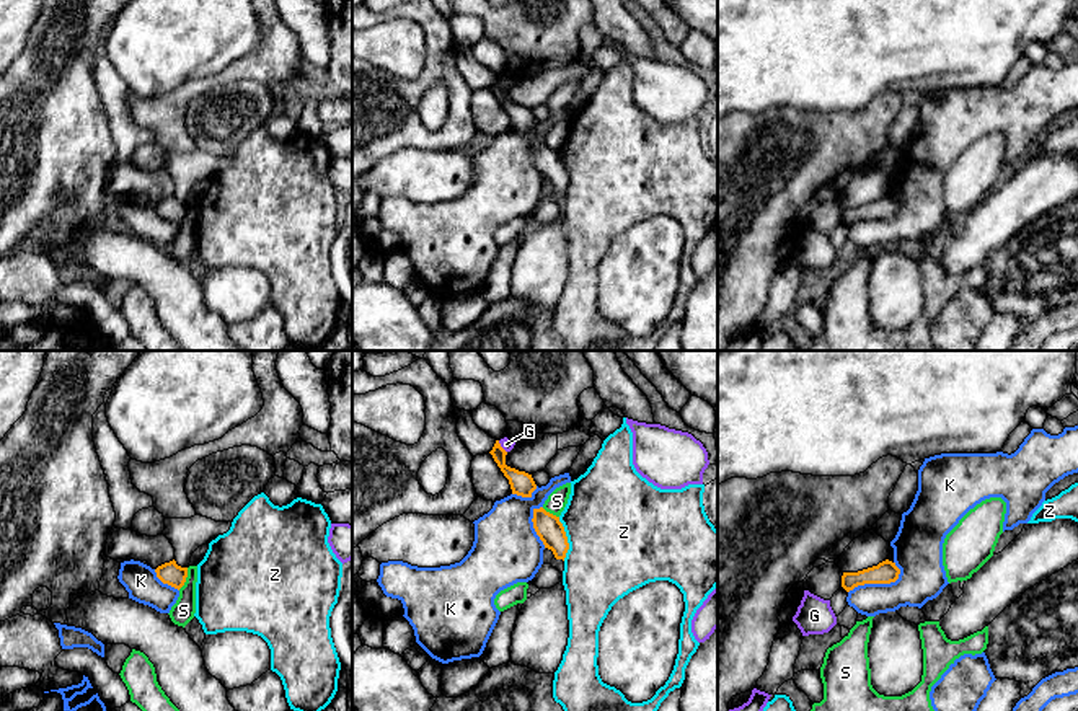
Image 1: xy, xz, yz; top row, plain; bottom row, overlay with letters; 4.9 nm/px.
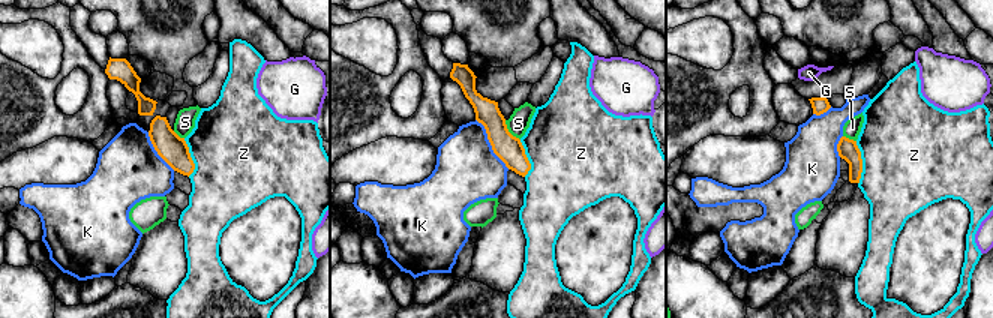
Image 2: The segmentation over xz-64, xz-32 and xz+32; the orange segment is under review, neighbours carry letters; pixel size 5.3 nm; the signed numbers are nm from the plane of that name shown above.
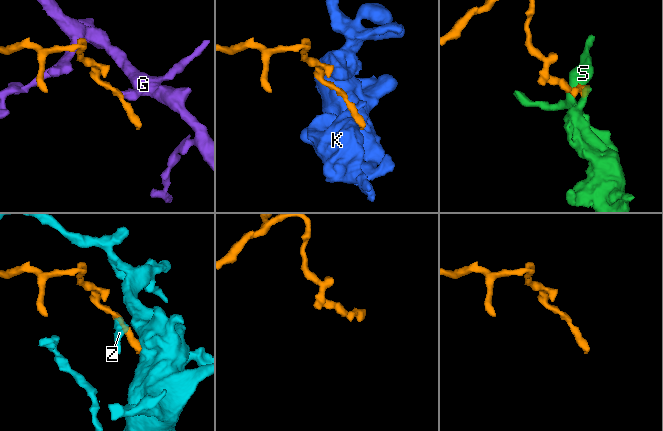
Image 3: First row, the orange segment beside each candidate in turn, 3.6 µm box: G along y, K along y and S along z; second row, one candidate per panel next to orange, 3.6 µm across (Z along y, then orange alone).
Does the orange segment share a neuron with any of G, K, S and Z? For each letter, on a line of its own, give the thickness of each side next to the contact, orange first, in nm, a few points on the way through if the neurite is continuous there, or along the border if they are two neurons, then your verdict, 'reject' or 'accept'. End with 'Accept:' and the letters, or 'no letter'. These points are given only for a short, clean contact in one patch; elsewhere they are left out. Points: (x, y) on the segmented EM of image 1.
G: calibres 120 and 60 nm; border xz (498, 441), (506, 452); reject
K: calibres 110 and 240 nm; border yz (901, 569), (894, 581), (865, 582), (848, 592); reject
S: calibres 110 and 110 nm; border xy (188, 568), (188, 576), (178, 589); reject
Z: calibres 130 and 500 nm; reject
Accept: no letter

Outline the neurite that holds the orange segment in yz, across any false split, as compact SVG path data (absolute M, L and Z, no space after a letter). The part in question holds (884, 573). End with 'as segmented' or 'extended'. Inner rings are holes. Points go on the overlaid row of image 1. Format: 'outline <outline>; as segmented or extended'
outline M886 559L877 566L858 571L858 572L843 572L842 587L850 592L858 585L864 584L890 584L899 579L900 569L895 563Z; as segmented

